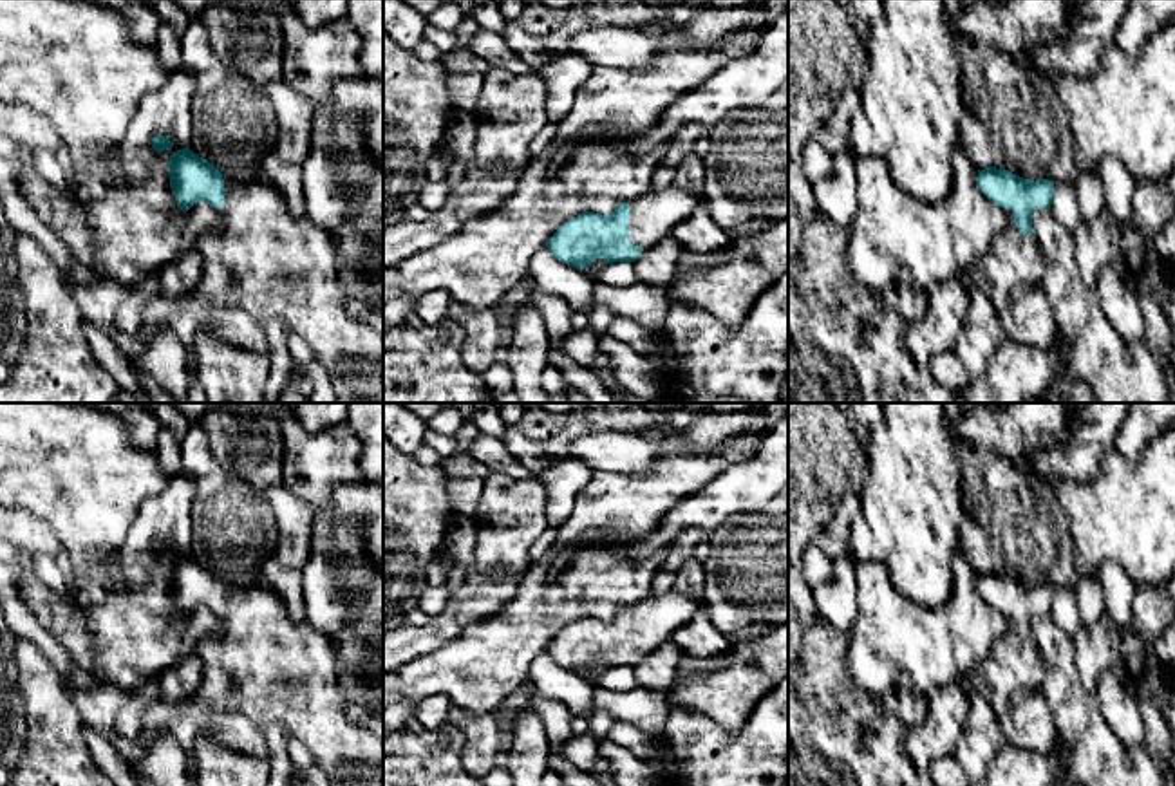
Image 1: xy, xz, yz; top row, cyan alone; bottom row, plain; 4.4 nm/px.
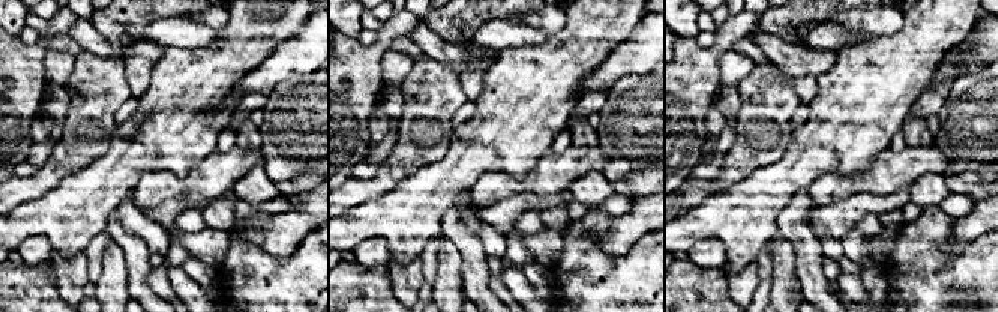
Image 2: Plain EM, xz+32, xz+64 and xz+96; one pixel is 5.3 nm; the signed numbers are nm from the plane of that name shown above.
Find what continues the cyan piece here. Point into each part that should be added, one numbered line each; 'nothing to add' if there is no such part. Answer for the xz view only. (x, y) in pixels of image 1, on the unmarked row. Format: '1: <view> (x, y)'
1: xz (653, 620)

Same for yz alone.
1: yz (1013, 664)

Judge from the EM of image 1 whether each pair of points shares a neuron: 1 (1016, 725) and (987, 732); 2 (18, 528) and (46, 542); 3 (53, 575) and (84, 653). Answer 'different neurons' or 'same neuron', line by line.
1: different neurons
2: same neuron
3: different neurons

